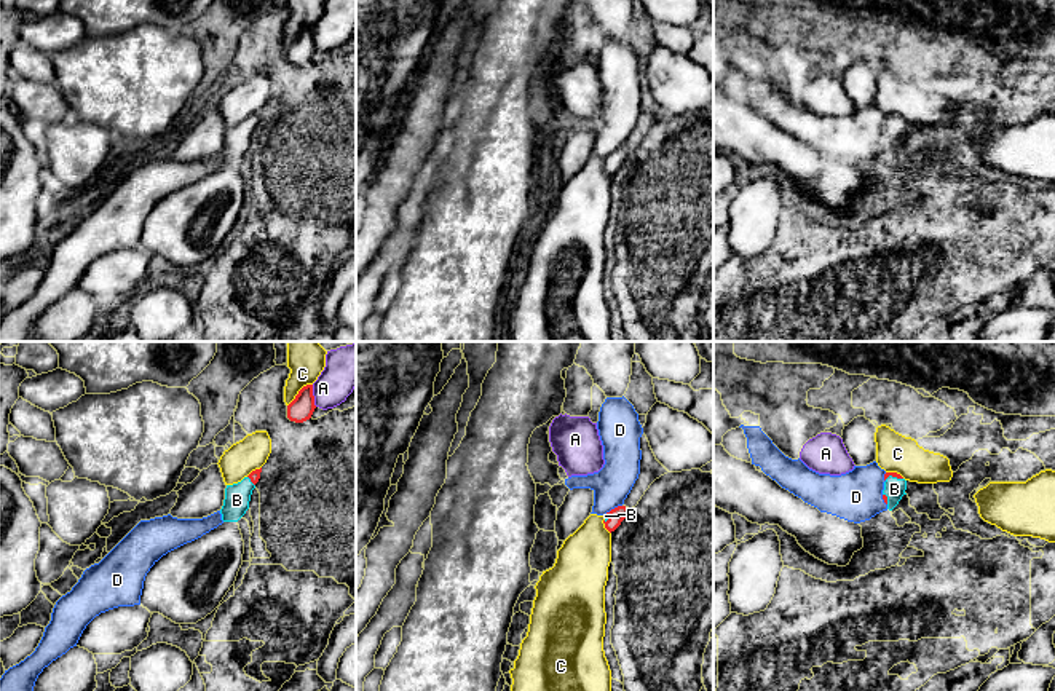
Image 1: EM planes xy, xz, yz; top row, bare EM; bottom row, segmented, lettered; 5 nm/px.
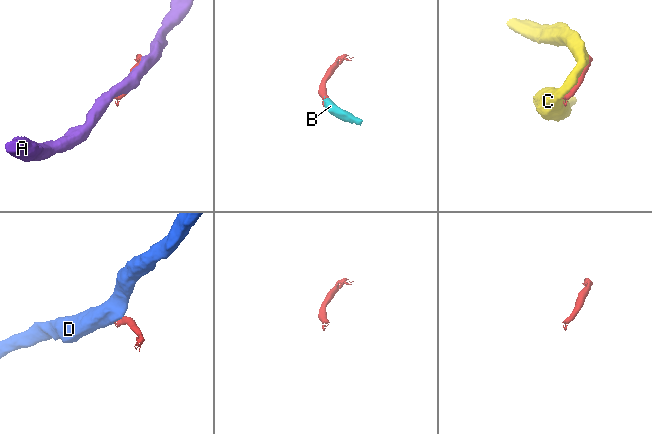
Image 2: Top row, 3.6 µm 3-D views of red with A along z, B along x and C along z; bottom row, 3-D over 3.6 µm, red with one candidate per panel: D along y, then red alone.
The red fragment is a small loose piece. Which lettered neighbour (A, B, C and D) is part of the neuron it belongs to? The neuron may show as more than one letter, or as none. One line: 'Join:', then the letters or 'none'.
Join: B

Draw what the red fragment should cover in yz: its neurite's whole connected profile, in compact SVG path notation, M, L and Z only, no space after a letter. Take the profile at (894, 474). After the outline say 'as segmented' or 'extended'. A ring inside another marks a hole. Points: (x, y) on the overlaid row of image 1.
M886 472L884 480L883 499L887 509L892 511L902 496L907 495L907 480L897 472Z; extended

